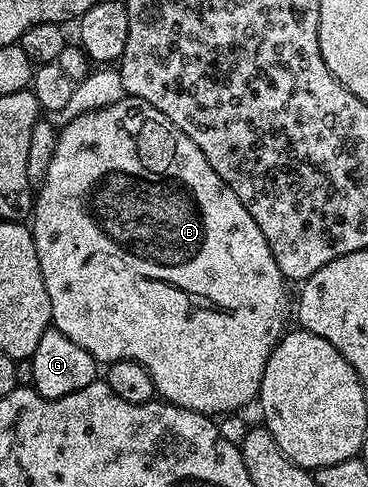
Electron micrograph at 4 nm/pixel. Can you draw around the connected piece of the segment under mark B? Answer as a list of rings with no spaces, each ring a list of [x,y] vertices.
[[[124,96],[121,100],[117,100],[117,104],[109,104],[100,110],[90,110],[84,114],[79,114],[73,121],[66,123],[59,130],[57,148],[53,148],[53,160],[49,162],[49,172],[45,172],[45,180],[37,188],[35,209],[31,212],[29,229],[33,236],[33,244],[37,248],[37,264],[41,264],[41,276],[45,280],[45,292],[49,292],[51,320],[54,329],[60,330],[65,336],[69,336],[69,340],[73,340],[73,344],[81,344],[81,348],[85,348],[85,352],[89,352],[89,356],[93,356],[96,363],[110,364],[121,360],[133,360],[145,367],[149,376],[153,376],[155,393],[162,401],[170,402],[172,406],[180,406],[198,414],[208,416],[231,414],[234,410],[249,405],[250,402],[252,405],[258,399],[261,380],[265,376],[265,364],[269,360],[269,356],[275,351],[279,339],[285,333],[283,325],[287,322],[288,283],[284,279],[281,268],[277,268],[277,260],[273,260],[273,252],[269,248],[261,228],[257,228],[257,220],[253,220],[253,216],[249,216],[245,204],[241,204],[241,200],[237,200],[233,188],[229,188],[229,184],[225,184],[225,180],[221,180],[221,176],[217,176],[217,172],[209,164],[209,160],[205,160],[201,148],[197,148],[197,144],[193,144],[193,140],[189,140],[189,136],[185,136],[185,132],[181,132],[181,128],[177,128],[177,124],[173,124],[173,120],[169,120],[169,116],[165,116],[165,112],[157,112],[157,108],[153,108],[153,104],[140,98]]]

